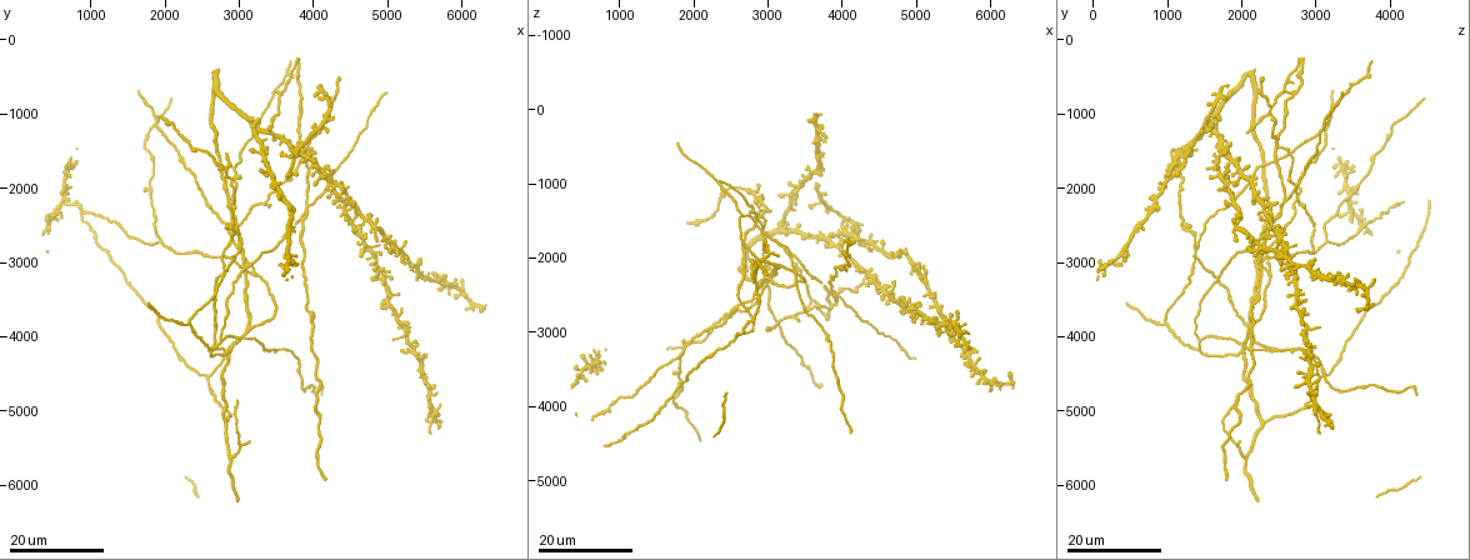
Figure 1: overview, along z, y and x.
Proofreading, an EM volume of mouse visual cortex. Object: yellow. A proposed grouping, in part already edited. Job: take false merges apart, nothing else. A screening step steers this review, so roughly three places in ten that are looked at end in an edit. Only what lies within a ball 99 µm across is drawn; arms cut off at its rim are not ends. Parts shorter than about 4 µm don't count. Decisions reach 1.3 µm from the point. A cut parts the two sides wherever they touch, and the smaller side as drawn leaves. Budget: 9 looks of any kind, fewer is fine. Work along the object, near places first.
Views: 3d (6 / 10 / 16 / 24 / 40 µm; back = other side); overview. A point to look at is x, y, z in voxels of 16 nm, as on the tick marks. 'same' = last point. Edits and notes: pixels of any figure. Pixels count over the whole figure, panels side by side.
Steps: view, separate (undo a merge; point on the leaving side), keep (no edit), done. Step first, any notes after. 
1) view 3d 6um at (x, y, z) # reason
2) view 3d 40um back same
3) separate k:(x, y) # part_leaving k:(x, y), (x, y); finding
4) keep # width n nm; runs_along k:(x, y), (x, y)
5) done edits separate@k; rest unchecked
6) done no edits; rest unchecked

view 3d 16um at (2850, 4200, 2000) # branch point

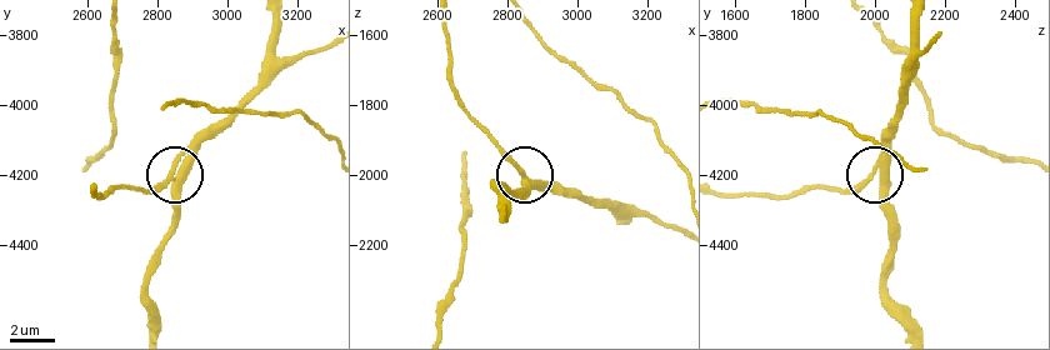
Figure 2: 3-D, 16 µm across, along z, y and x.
view 3d 10um same

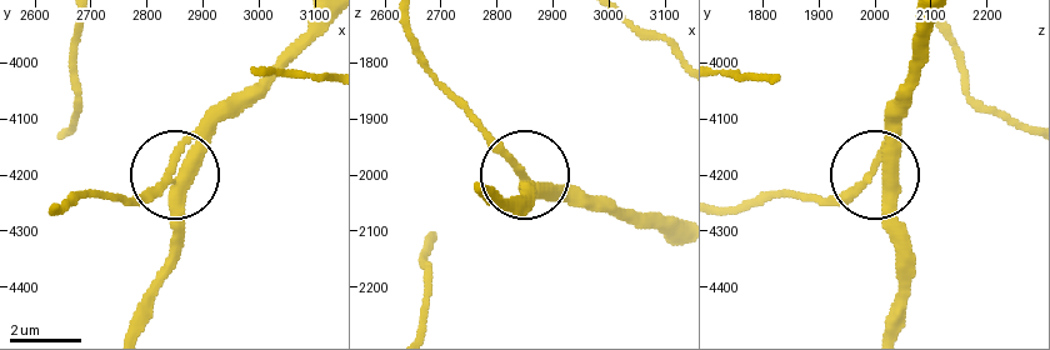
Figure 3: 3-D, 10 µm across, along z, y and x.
keep # arms 3; runs_along 3:(933, 24), (900, 149), (866, 179), (816, 200); all the same neuron

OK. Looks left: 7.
view 3d 24um at (2800, 5150, 2300) # three-way junction

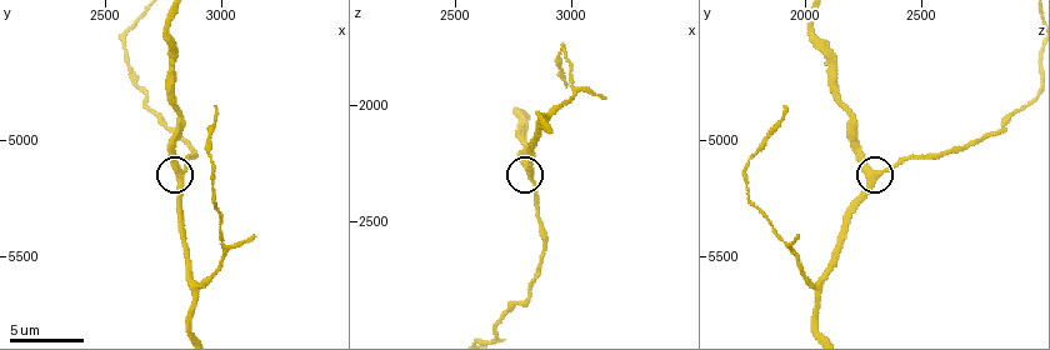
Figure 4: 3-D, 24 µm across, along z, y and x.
view 3d 6um at (2830, 5150, 2310)

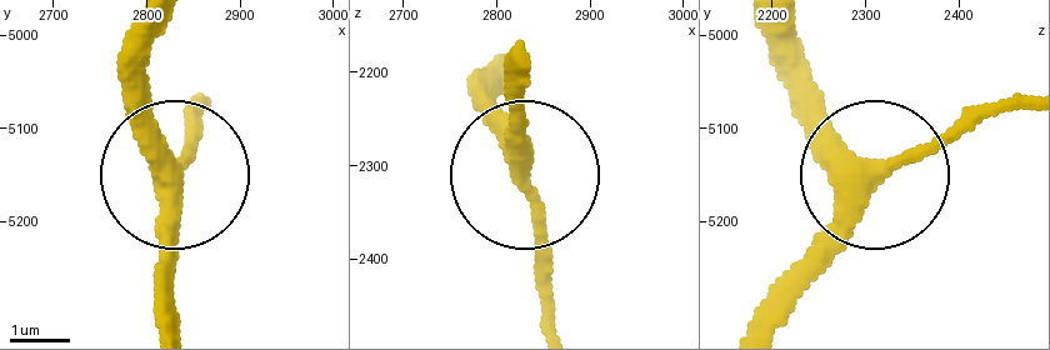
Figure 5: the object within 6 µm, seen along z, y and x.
keep # width 320 nm; runs_along 5:(160, 21), (145, 126), (175, 185), (175, 320); all the same neuron

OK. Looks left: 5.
view 3d 16um at (950, 2350, 3950)

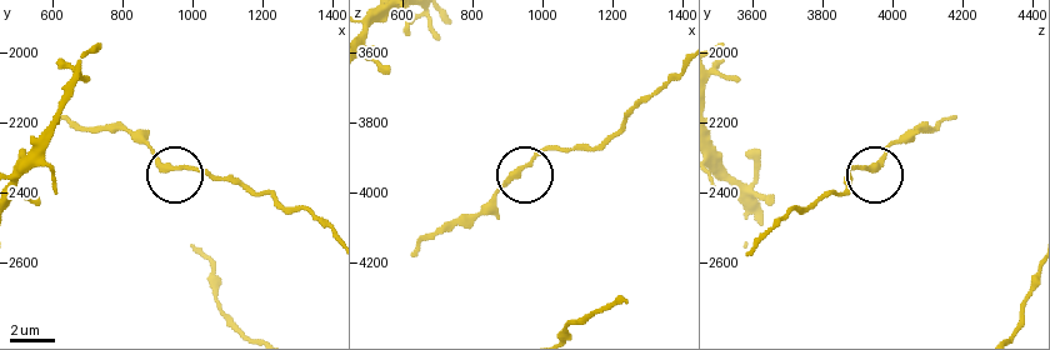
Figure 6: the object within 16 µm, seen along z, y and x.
view 3d 6um at (910, 2330, 3950)

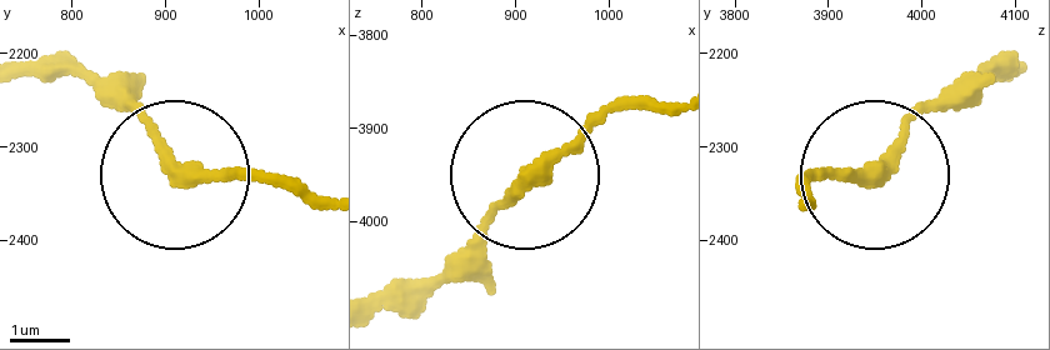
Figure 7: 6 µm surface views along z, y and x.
keep # runs_along 7:(674, 104), (614, 109), (539, 164), (425, 293); one neuron here

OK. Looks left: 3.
view 3d 24um at (3200, 3100, 2400) # branch point

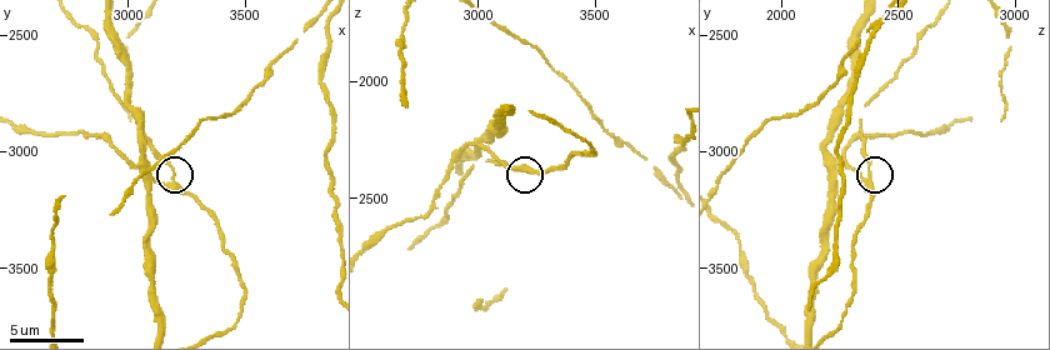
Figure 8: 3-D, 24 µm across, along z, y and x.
view 3d 10um at (3190, 3120, 2380)

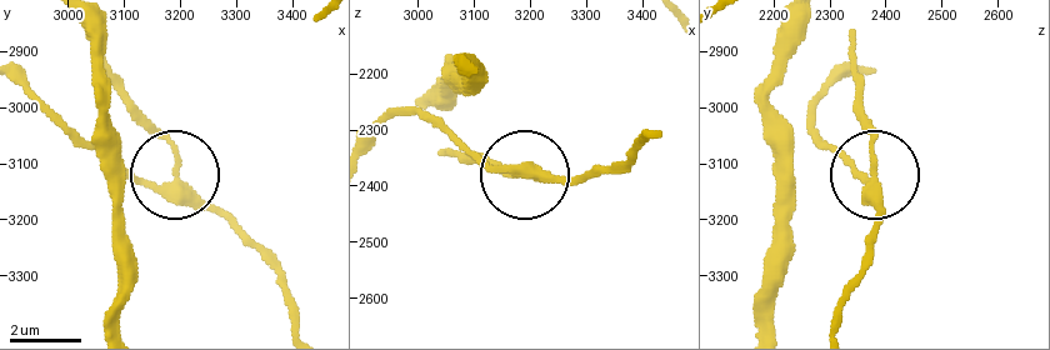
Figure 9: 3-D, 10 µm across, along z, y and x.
keep # width 260 nm; runs_along 9:(649, 133), (615, 163), (574, 178), (526, 178), (460, 160); one neuron here

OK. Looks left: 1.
done no edits; rest unchecked

